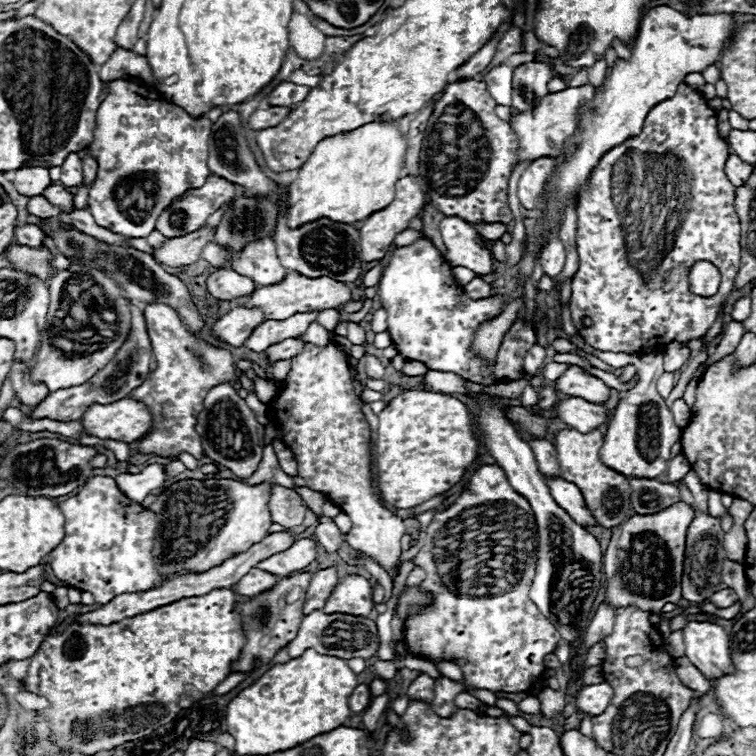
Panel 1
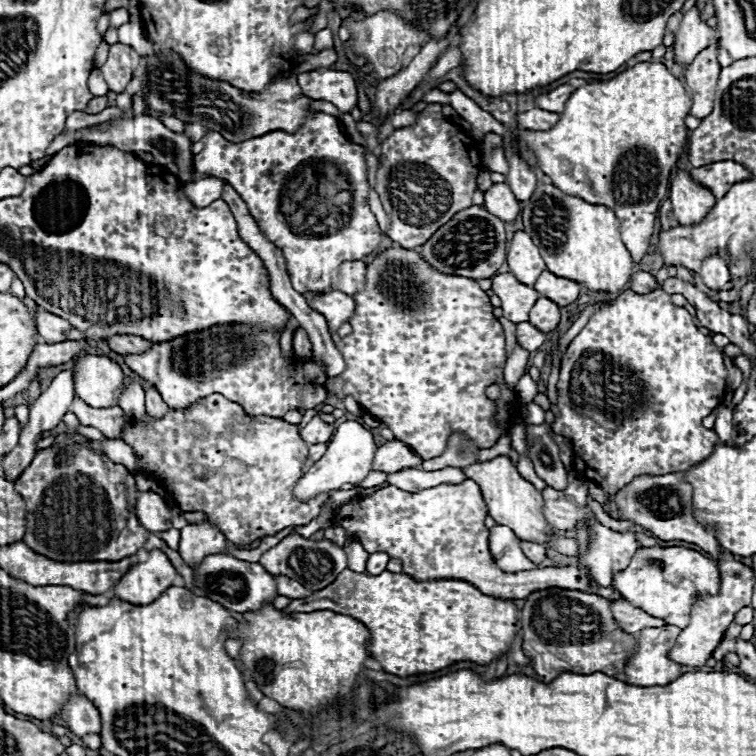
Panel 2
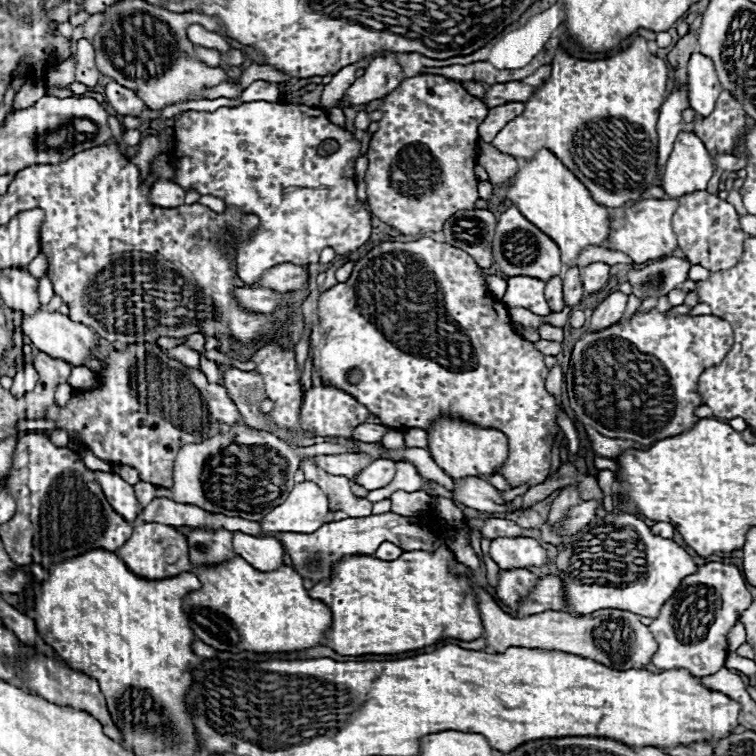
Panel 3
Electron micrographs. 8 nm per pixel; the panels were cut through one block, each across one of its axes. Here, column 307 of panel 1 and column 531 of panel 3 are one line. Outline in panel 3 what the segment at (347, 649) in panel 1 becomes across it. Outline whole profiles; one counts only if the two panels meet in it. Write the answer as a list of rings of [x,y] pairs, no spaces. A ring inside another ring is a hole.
[[[478,584],[476,586],[476,594],[478,594],[478,608],[482,614],[482,624],[484,624],[484,638],[488,640],[488,646],[494,652],[504,652],[510,646],[520,646],[520,648],[540,648],[540,650],[556,650],[556,652],[568,652],[568,654],[576,654],[582,658],[590,658],[596,660],[604,666],[610,666],[614,670],[630,670],[630,668],[644,668],[650,658],[654,656],[654,652],[658,650],[658,644],[654,640],[654,636],[650,634],[648,626],[644,626],[636,614],[632,612],[624,612],[624,610],[598,610],[580,618],[572,618],[570,614],[556,614],[550,612],[548,614],[532,614],[526,618],[514,618],[506,612],[502,612],[502,608],[494,602],[494,598],[490,594],[486,594]]]

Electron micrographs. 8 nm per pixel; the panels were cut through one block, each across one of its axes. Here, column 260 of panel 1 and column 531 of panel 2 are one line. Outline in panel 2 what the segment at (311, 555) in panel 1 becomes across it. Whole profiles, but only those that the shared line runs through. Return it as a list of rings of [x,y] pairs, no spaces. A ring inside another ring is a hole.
[[[508,526],[490,528],[488,546],[494,562],[504,572],[512,574],[512,572],[536,568],[536,564],[524,556],[524,552],[520,550],[520,538],[516,538],[516,534]]]

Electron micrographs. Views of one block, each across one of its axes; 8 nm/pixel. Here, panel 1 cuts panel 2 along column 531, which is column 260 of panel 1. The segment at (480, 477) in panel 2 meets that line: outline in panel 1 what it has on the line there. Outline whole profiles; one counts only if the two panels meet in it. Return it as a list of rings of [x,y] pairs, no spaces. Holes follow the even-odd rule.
[[[230,478],[180,480],[168,486],[150,506],[150,510],[160,518],[160,538],[154,540],[152,548],[158,572],[204,572],[260,542],[272,526],[268,510],[272,488],[274,484],[268,482],[250,486]]]

